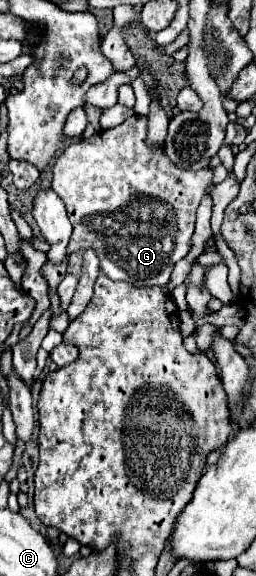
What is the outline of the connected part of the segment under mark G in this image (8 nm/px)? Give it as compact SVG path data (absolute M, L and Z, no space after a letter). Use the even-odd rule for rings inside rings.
M134 114L116 128L68 144L52 168L52 188L66 204L74 228L68 254L76 250L94 250L100 258L100 268L108 278L124 280L134 286L164 286L170 280L174 264L192 248L196 210L214 172L212 168L180 170L170 158L166 158L162 146L150 146L146 142L146 130L146 116Z

